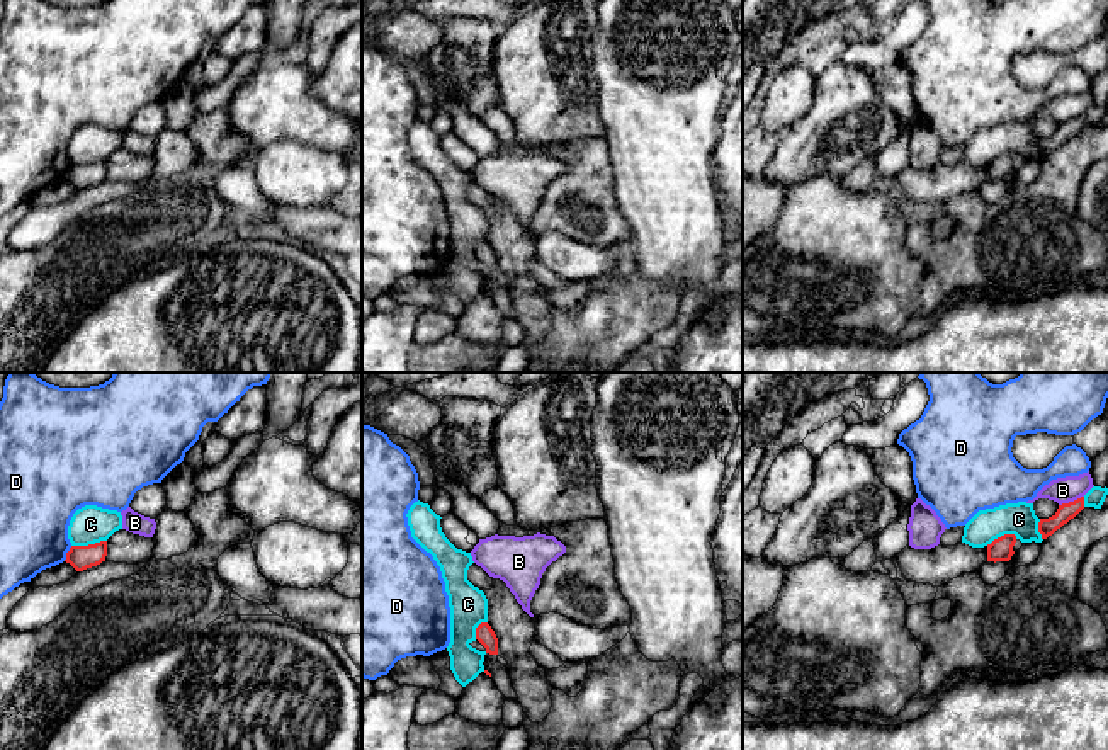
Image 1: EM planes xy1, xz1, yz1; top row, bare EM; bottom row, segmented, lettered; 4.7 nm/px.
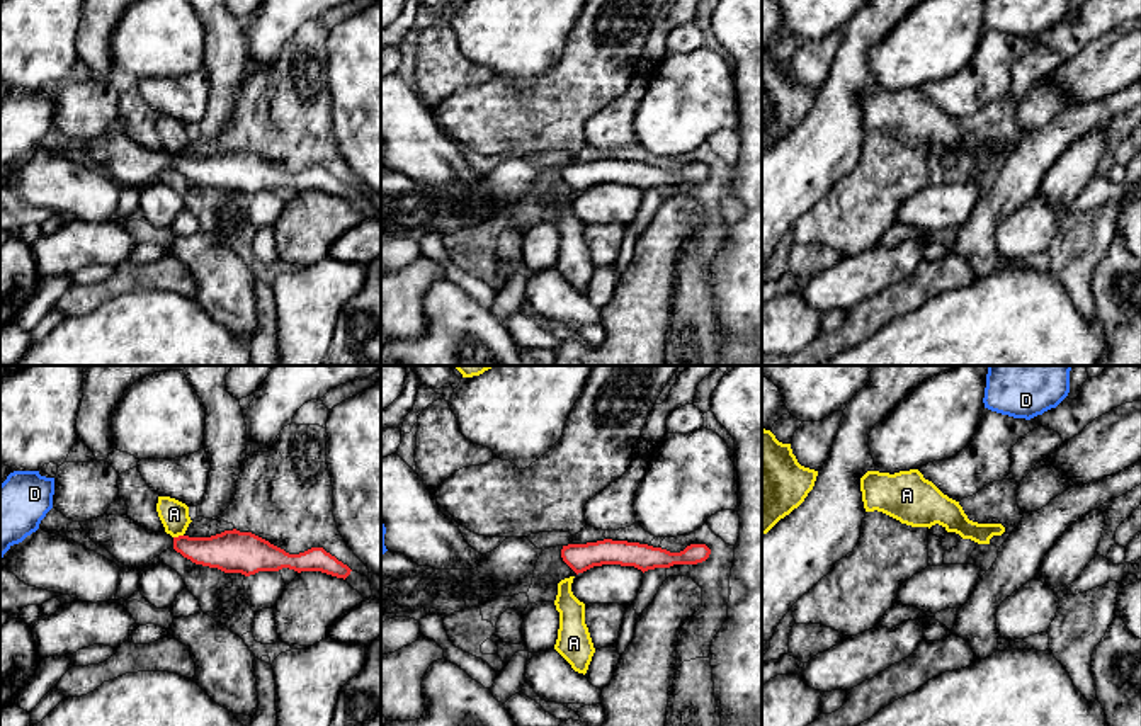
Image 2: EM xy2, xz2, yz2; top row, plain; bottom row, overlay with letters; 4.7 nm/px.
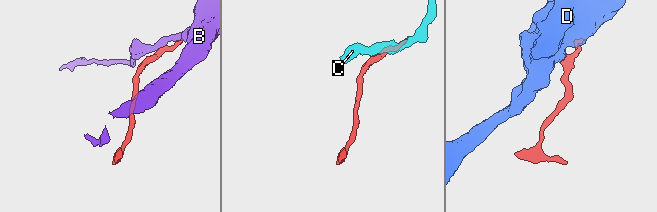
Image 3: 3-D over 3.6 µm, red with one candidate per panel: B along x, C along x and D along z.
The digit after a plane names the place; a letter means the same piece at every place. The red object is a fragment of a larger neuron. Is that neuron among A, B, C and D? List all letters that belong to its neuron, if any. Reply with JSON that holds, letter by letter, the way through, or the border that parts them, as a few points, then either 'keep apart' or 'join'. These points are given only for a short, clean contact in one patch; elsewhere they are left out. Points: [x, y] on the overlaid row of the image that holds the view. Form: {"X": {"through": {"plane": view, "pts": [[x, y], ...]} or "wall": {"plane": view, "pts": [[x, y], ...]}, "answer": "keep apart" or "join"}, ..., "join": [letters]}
{"A": {"wall": {"plane": "xy2", "pts": [[182, 534], [174, 538]]}, "answer": "keep apart"}, "B": {"answer": "keep apart"}, "C": {"answer": "keep apart"}, "D": {"wall": {"plane": "xy1", "pts": [[72, 546], [63, 560]]}, "answer": "keep apart"}, "join": []}

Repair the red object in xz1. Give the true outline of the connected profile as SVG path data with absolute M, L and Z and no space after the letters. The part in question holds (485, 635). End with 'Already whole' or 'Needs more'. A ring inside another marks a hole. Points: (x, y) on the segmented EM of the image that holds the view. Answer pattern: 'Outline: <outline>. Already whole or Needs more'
Outline: M488 622L476 628L476 639L486 648L486 653L498 655L498 638Z. Already whole

